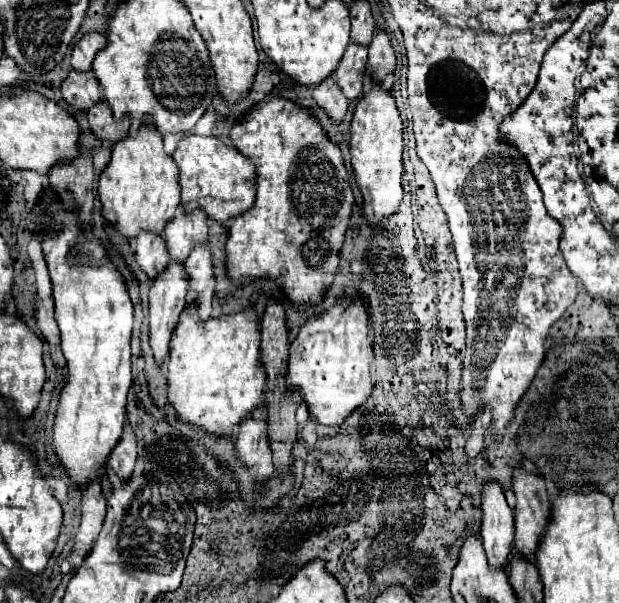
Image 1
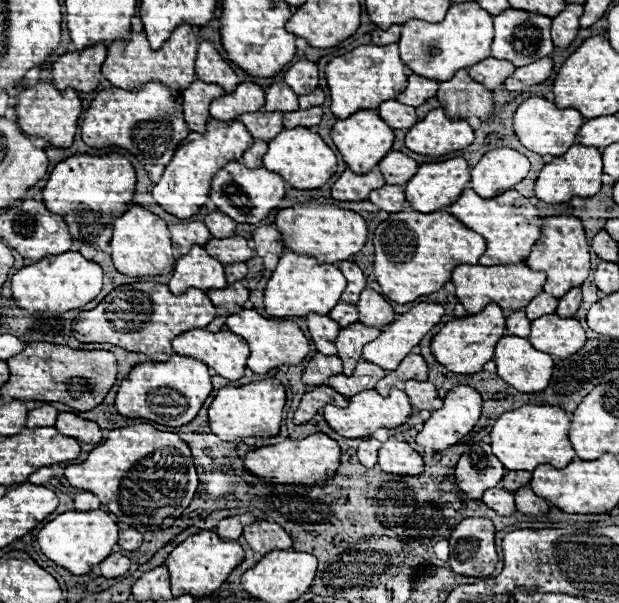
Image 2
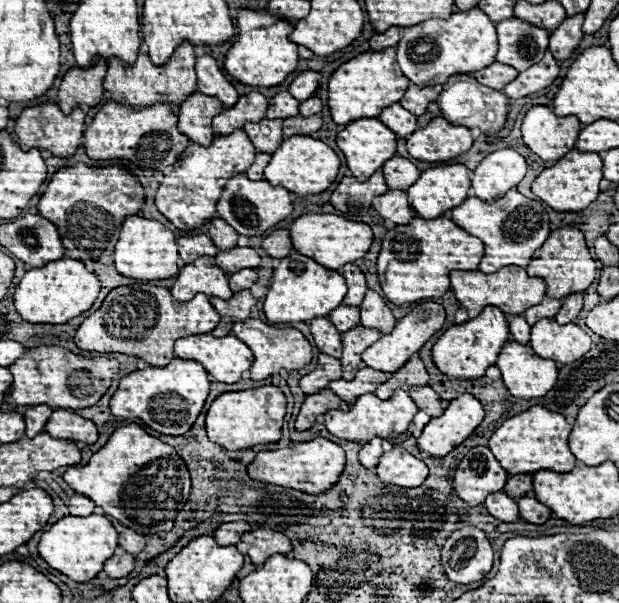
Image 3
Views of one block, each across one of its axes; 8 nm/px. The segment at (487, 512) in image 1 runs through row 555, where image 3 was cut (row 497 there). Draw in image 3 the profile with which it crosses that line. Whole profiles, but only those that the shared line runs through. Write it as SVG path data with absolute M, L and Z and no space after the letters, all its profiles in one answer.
M494 492L494 494L490 494L490 496L486 498L484 506L488 508L488 512L490 512L494 518L498 518L498 520L502 520L502 522L516 522L516 520L520 518L520 514L518 514L518 504L516 504L510 496L506 496L504 492Z

